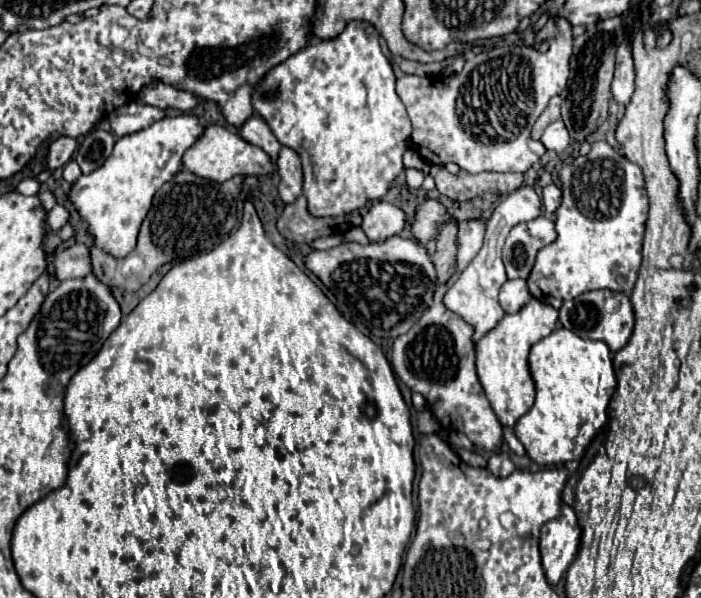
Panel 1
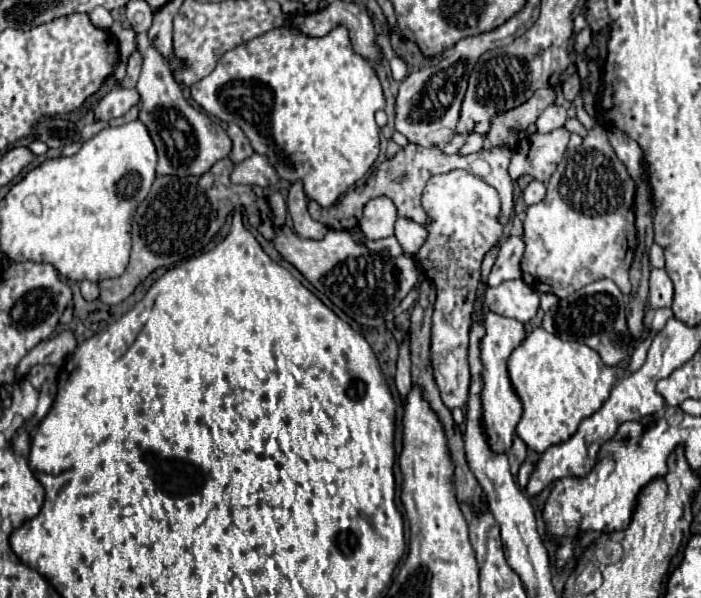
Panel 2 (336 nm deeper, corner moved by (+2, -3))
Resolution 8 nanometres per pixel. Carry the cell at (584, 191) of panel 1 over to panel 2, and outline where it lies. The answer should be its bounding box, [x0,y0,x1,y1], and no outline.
[524,125,636,299]

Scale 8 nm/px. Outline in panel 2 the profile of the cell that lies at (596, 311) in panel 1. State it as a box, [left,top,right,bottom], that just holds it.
[542,279,632,367]

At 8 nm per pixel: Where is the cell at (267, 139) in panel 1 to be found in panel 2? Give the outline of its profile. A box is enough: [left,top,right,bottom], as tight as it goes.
[232,153,280,187]

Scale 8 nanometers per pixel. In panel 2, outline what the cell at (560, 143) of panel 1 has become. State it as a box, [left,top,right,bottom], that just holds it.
[536,105,566,133]

